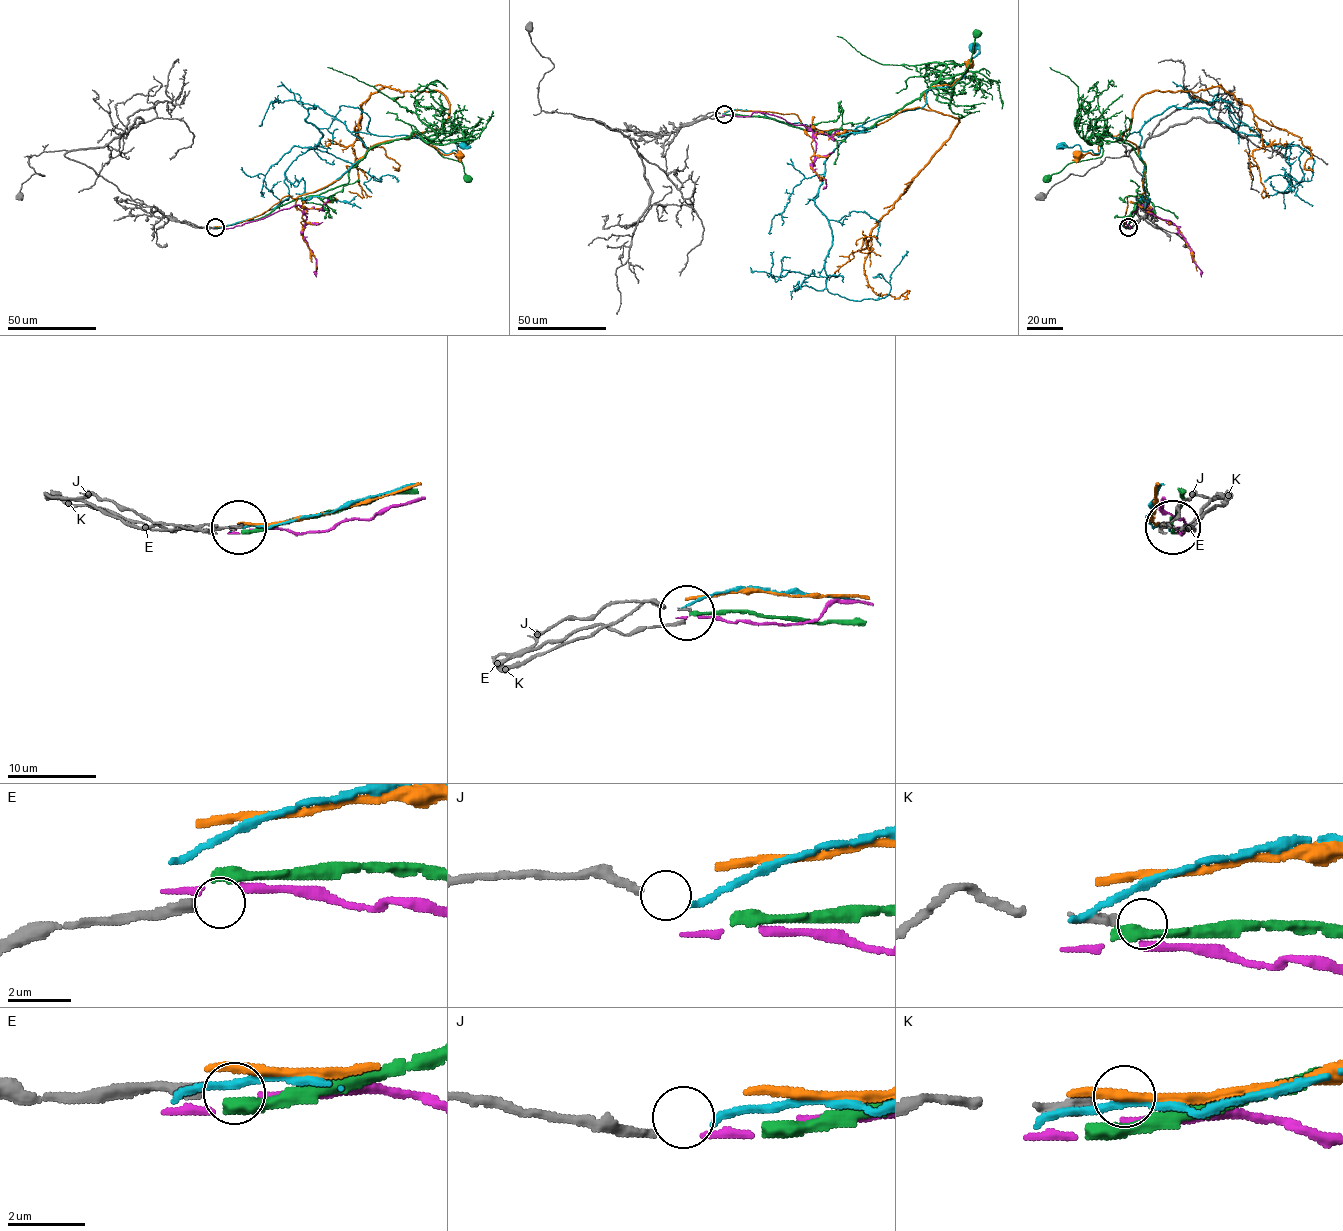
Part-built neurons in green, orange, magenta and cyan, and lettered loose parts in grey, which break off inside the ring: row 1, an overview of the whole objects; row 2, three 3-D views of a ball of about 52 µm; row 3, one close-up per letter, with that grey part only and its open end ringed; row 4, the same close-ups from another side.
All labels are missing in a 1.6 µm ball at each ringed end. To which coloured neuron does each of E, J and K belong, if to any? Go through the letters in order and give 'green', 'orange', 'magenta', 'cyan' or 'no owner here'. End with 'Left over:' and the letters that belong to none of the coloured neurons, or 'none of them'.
E: no owner here
J: cyan
K: no owner here
Left over: E, K

